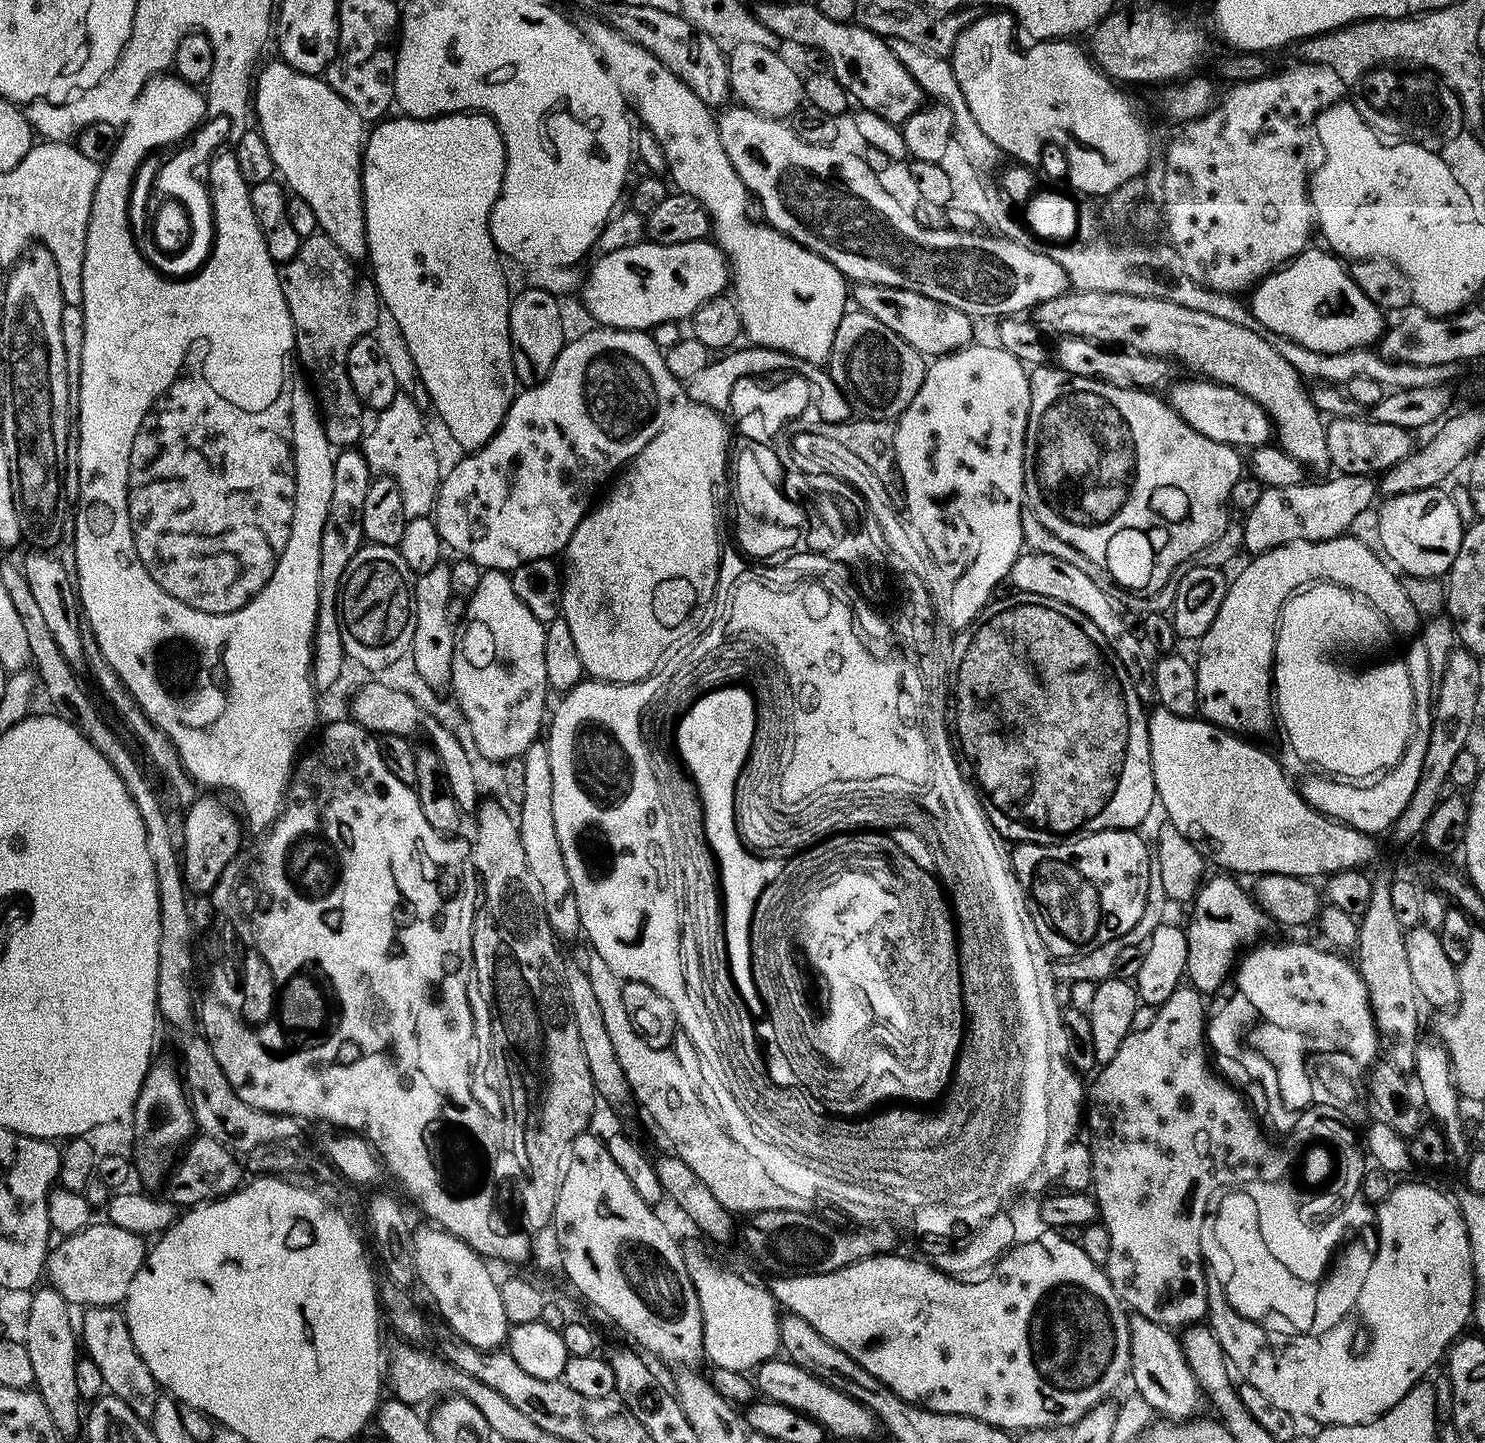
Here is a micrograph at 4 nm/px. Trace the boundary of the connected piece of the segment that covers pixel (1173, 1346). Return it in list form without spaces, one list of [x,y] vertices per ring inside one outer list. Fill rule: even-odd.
[[[1133,1315],[1131,1319],[1128,1321],[1128,1325],[1130,1326],[1130,1354],[1132,1355],[1132,1370],[1130,1373],[1131,1383],[1136,1383],[1134,1386],[1135,1393],[1138,1393],[1153,1407],[1153,1410],[1156,1414],[1159,1414],[1163,1417],[1164,1420],[1175,1420],[1177,1422],[1183,1422],[1186,1420],[1190,1420],[1201,1415],[1200,1412],[1200,1400],[1202,1404],[1202,1393],[1200,1391],[1200,1383],[1196,1381],[1194,1378],[1194,1374],[1190,1370],[1190,1366],[1188,1365],[1188,1360],[1184,1357],[1184,1348],[1177,1336],[1177,1333],[1170,1328],[1164,1328],[1158,1322],[1150,1322],[1150,1318],[1146,1318],[1145,1316]]]

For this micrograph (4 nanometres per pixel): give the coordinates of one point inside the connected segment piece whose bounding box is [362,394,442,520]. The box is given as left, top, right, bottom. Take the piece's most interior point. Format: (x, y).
(401, 447)

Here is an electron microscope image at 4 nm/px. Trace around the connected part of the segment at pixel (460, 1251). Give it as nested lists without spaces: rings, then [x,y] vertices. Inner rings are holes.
[[[417,1227],[412,1234],[412,1253],[419,1283],[424,1283],[425,1290],[436,1299],[437,1310],[459,1339],[481,1352],[503,1349],[508,1342],[510,1325],[506,1318],[506,1306],[502,1306],[500,1284],[492,1277],[485,1257],[443,1228],[427,1227]]]

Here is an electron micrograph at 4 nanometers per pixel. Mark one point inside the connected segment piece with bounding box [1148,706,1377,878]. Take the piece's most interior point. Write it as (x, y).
(1221, 790)

